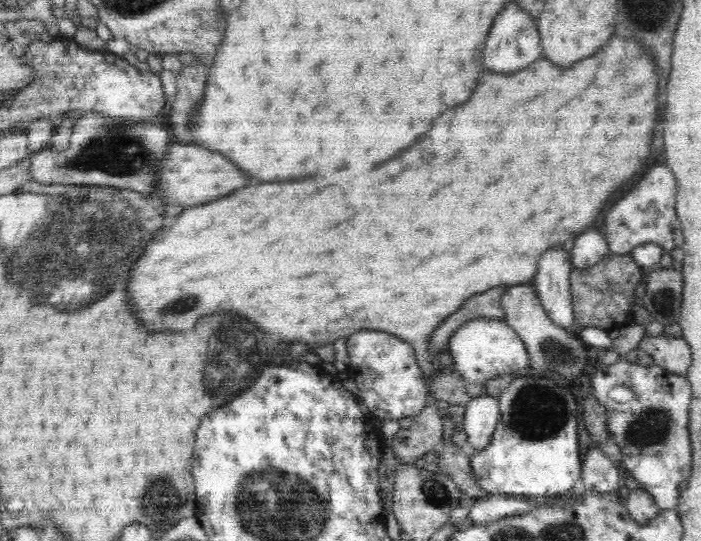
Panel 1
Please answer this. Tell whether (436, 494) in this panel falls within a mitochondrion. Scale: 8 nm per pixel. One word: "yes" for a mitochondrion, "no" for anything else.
yes

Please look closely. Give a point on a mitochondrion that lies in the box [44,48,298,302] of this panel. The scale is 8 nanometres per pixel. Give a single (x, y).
(111, 151)

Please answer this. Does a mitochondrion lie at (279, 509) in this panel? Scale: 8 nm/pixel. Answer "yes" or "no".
yes

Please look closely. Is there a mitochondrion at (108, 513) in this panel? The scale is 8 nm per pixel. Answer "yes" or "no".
no

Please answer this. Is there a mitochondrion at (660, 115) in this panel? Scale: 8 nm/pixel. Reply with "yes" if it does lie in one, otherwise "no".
no

